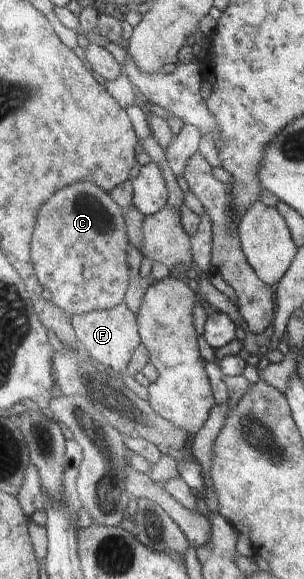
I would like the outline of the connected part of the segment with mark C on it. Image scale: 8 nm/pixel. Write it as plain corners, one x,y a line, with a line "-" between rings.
76,183
58,191
40,211
40,227
36,227
36,239
32,239
31,255
41,284
51,292
52,301
70,316
109,310
125,301
131,285
130,248
124,208
104,188

